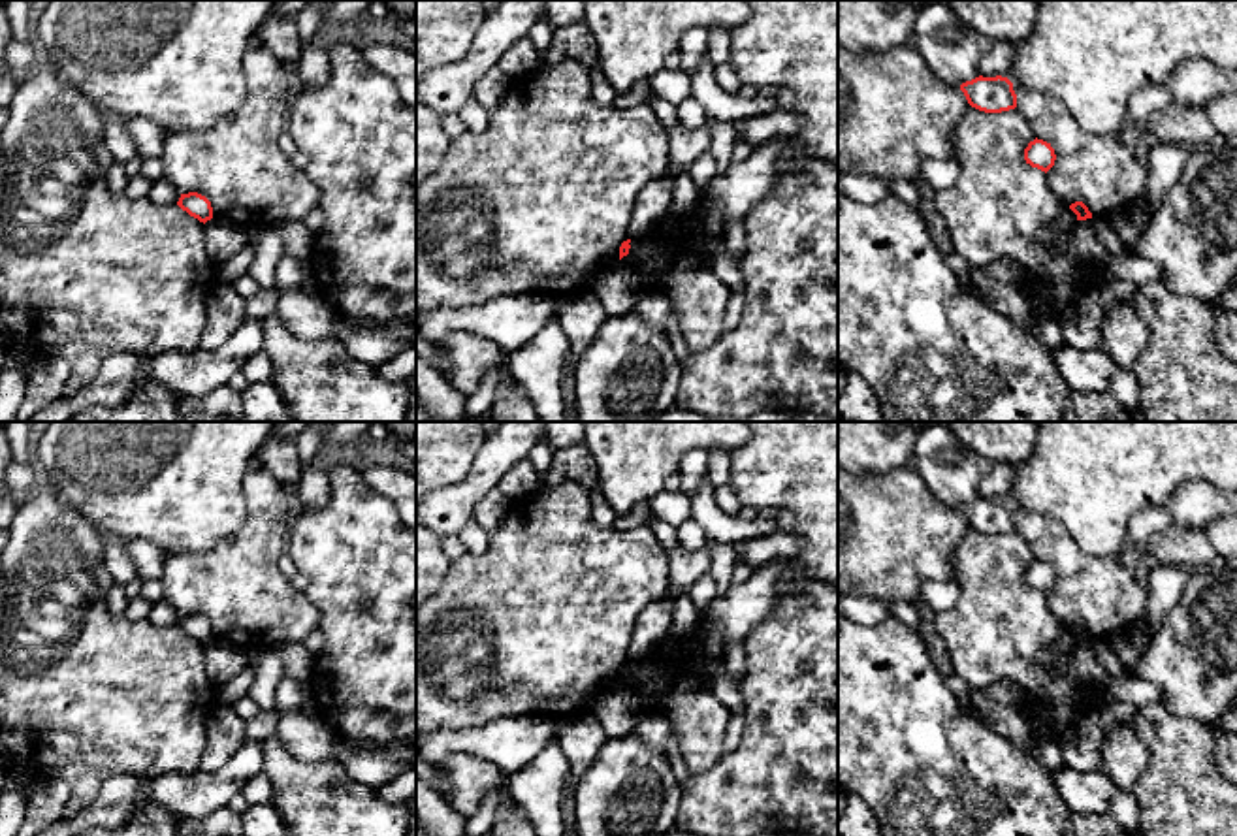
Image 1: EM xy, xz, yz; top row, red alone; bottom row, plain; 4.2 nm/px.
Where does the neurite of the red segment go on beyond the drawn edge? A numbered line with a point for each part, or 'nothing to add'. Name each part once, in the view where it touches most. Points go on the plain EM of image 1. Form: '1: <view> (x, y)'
nothing to add

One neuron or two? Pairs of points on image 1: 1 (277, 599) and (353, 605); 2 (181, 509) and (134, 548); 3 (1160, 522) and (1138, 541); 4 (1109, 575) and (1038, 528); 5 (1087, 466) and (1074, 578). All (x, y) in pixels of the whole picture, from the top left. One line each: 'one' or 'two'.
1: two
2: two
3: one
4: one
5: two

